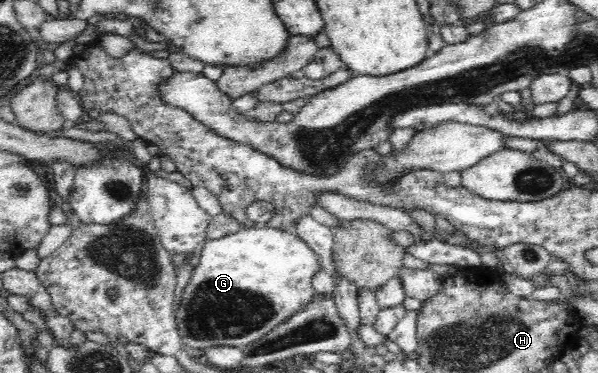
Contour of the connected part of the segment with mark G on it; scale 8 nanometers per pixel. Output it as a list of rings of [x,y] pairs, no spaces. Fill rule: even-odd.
[[[268,225],[241,226],[235,233],[215,241],[206,241],[203,251],[196,258],[195,268],[175,317],[182,347],[202,351],[211,347],[243,349],[253,341],[259,341],[315,303],[318,293],[312,284],[313,277],[322,267],[321,256],[297,234]]]

